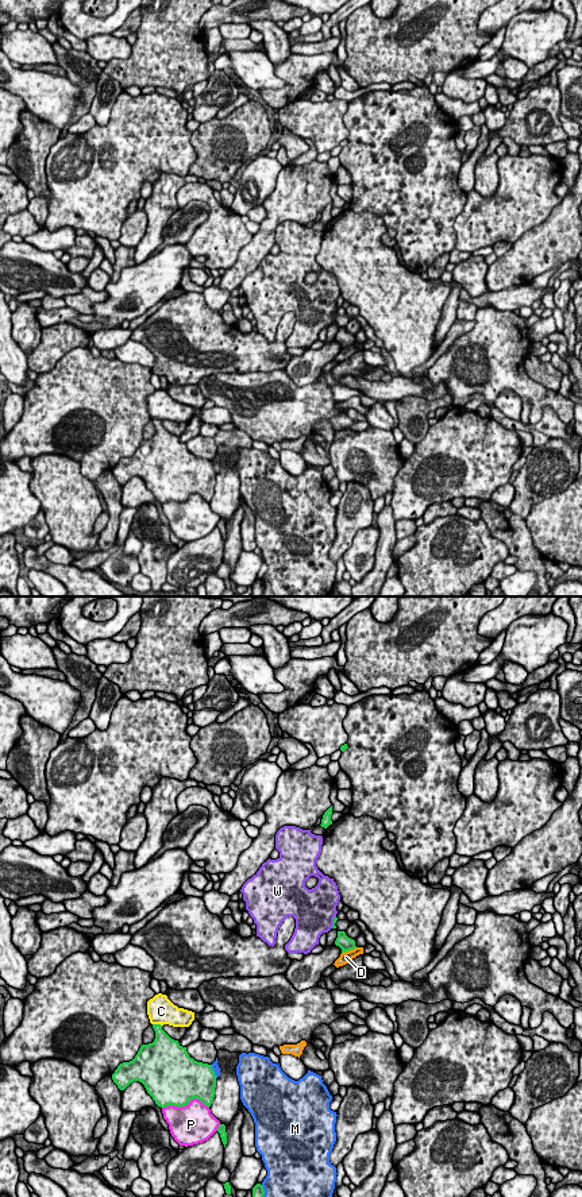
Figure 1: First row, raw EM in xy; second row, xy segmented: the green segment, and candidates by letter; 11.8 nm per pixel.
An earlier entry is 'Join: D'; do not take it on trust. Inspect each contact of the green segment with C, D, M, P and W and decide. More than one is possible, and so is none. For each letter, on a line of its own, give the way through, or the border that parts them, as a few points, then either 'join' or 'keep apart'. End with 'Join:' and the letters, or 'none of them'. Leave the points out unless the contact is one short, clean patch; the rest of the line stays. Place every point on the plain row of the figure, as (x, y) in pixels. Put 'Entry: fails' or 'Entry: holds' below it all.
C: keep apart
D: join
M: keep apart
P: keep apart
W: keep apart
Join: D
Entry: holds

